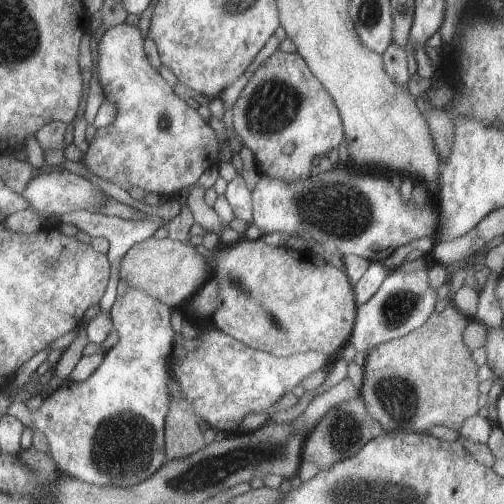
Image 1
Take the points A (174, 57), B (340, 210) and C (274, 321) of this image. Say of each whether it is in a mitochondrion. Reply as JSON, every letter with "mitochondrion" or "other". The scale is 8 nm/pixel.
{"A":"other","B":"mitochondrion","C":"mitochondrion"}

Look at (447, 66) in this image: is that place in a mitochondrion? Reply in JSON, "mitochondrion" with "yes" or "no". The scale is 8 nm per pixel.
{"mitochondrion":"no"}

